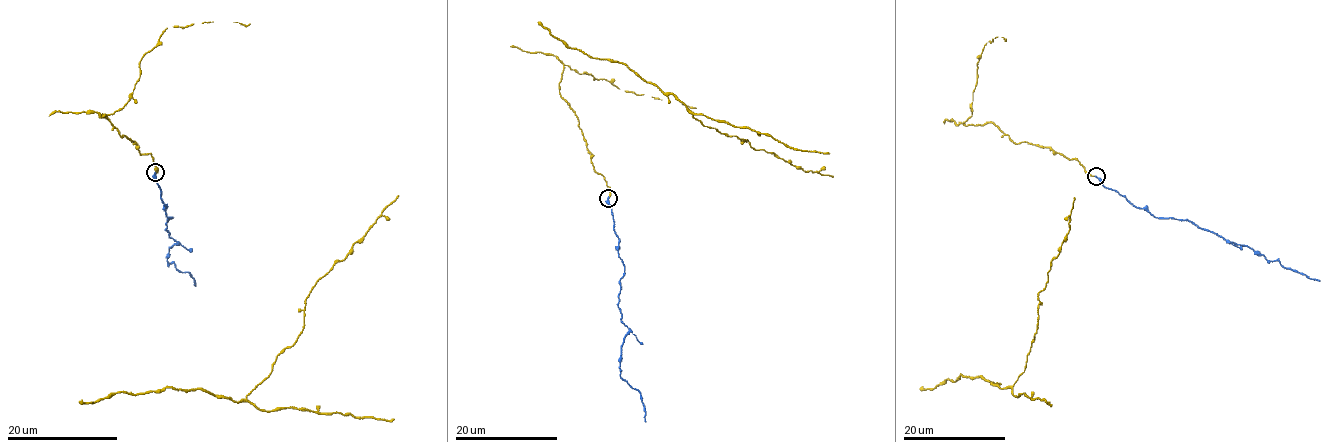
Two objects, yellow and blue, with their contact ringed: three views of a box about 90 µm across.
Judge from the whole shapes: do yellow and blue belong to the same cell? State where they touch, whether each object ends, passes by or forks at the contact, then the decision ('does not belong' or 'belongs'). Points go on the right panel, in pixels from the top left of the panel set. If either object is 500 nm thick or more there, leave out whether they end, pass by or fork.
place (1096, 176); yellow ends; blue ends; belongs

